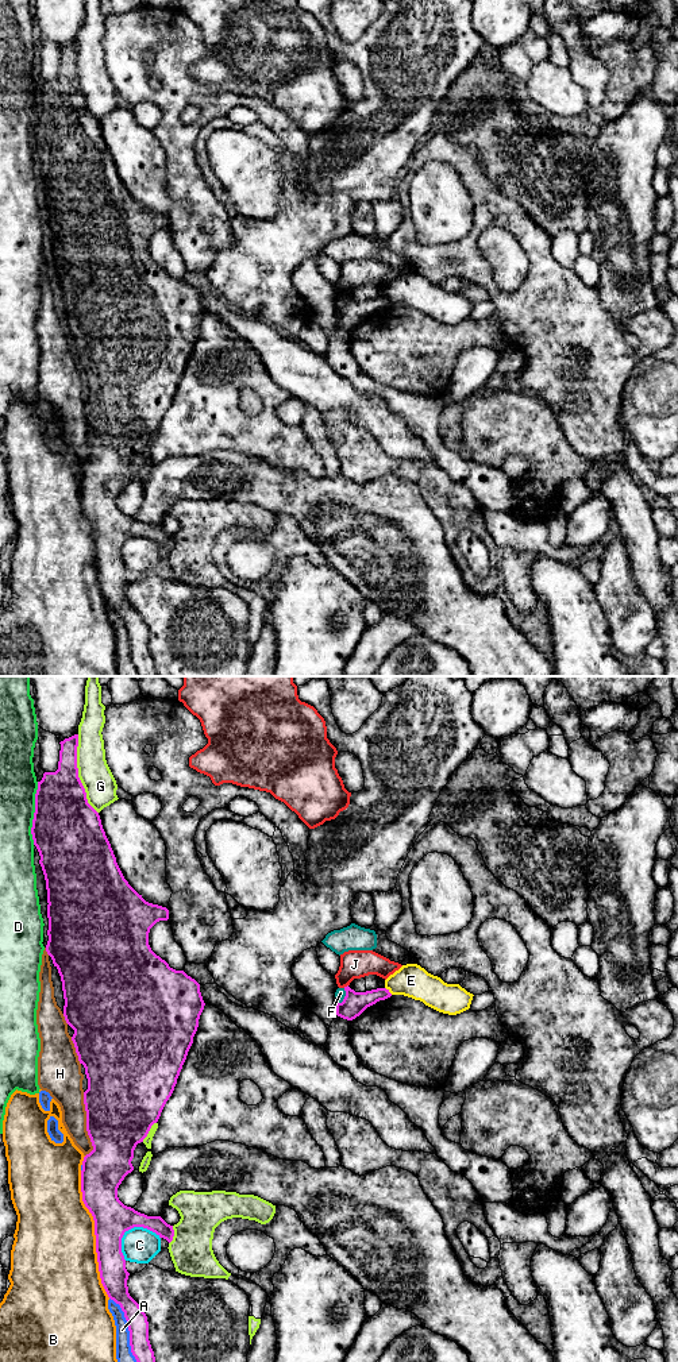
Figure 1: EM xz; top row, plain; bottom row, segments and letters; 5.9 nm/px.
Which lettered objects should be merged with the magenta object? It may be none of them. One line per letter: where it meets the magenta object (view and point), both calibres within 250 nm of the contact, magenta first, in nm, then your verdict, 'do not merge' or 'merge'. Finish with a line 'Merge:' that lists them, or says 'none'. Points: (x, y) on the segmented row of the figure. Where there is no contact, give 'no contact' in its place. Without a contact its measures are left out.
A: contact xz (128, 1328); calibres 130 and 100 nm; do not merge
B: contact xz (95, 1234); calibres 220 and 480 nm; do not merge
C: contact xz (128, 1229); calibres 220 and 220 nm; do not merge
D: contact xz (34, 813); calibres 420 and 220 nm; do not merge
E: contact xz (388, 991); calibres 140 and 200 nm; do not merge
F: contact xz (345, 998); calibres 140 and 60 nm; do not merge
G: contact xz (77, 774); calibres 320 and 190 nm; do not merge
H: contact xz (87, 1125); calibres 440 and 190 nm; do not merge
J: contact xz (345, 987); calibres 140 and 180 nm; do not merge
Merge: none

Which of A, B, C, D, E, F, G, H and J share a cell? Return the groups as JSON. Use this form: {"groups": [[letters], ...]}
{"groups": [["A"], ["B"], ["C"], ["D"], ["E"], ["F"], ["G"], ["H"], ["J"]]}

